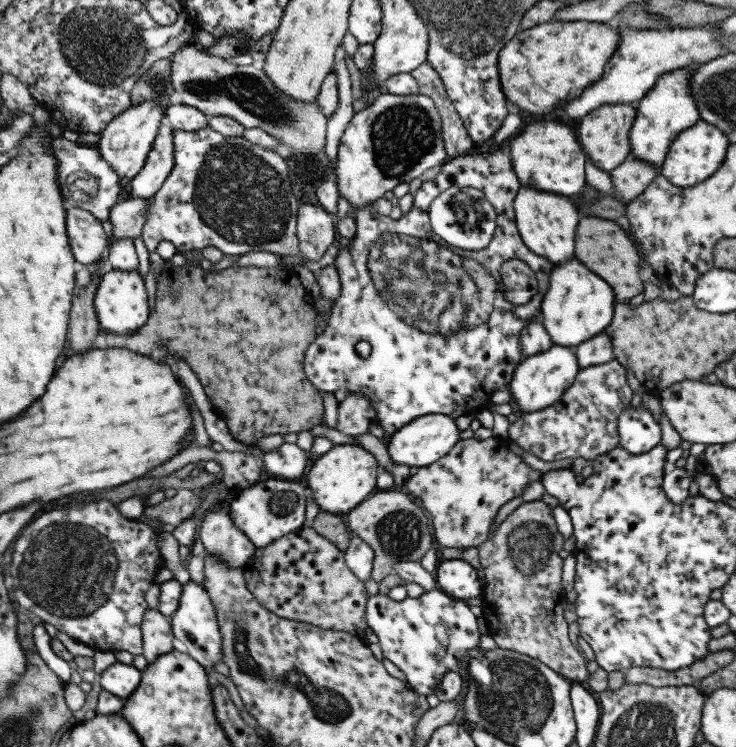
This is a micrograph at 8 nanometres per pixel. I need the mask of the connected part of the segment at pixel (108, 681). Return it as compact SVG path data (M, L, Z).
M114 663L107 666L99 675L99 686L123 700L128 697L139 684L140 670L132 665Z

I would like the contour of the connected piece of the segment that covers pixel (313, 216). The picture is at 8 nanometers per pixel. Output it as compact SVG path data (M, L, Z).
M299 205L296 209L298 256L317 261L335 244L335 217L317 205Z

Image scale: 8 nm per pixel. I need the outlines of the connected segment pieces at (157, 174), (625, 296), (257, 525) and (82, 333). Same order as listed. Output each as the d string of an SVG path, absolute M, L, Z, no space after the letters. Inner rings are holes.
M165 125L158 126L143 166L126 183L128 194L147 199L159 191L174 165L172 131Z
M581 216L575 228L574 258L612 288L615 303L628 302L643 291L643 284L639 279L639 254L631 239L614 221Z
M274 476L262 478L250 487L236 493L228 504L229 518L235 528L239 528L255 549L265 548L277 538L290 534L302 527L304 506L309 490L302 481L290 481Z
M90 274L90 281L83 289L76 289L71 297L68 314L67 340L73 354L88 352L99 332L99 324L93 306L96 286L100 280L99 275Z

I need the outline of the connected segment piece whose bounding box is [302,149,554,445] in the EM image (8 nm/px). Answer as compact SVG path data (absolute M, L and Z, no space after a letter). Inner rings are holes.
M498 149L494 153L471 153L446 159L446 161L441 164L441 171L439 171L432 180L421 183L412 196L413 201L409 212L401 215L397 220L393 220L388 216L384 217L383 215L379 215L377 211L375 211L373 203L353 210L353 214L355 214L355 234L353 238L349 240L348 247L338 247L334 259L334 267L336 268L340 284L339 296L330 306L329 321L327 321L321 334L316 335L311 344L305 349L302 369L305 378L307 378L317 390L323 393L330 392L341 395L344 393L360 392L360 394L366 396L370 400L372 409L374 410L376 424L378 424L379 428L384 432L382 438L386 439L386 445L390 436L395 434L397 430L403 428L403 426L411 422L414 418L423 416L424 414L446 414L455 420L458 416L467 416L467 414L475 415L480 410L486 410L490 402L491 394L493 394L495 390L504 388L504 386L508 384L514 368L525 358L525 356L520 354L519 333L520 330L531 321L531 318L537 314L537 311L540 310L540 298L543 296L545 290L547 290L548 276L554 266L547 259L531 252L520 239L516 229L512 207L513 197L519 187L520 184L511 168L510 159L500 153ZM450 186L459 188L467 186L480 190L494 208L496 214L495 230L492 232L490 241L485 248L481 250L463 250L456 249L455 247L451 248L451 246L445 248L445 246L447 246L445 242L436 234L433 234L433 231L430 229L428 217L430 202ZM511 259L522 260L534 272L538 282L539 292L533 294L532 298L523 306L515 306L515 304L511 304L499 297L499 284L497 281L498 268L503 261ZM361 340L367 342L370 346L370 352L365 359L357 355L355 351L355 344L361 342Z

